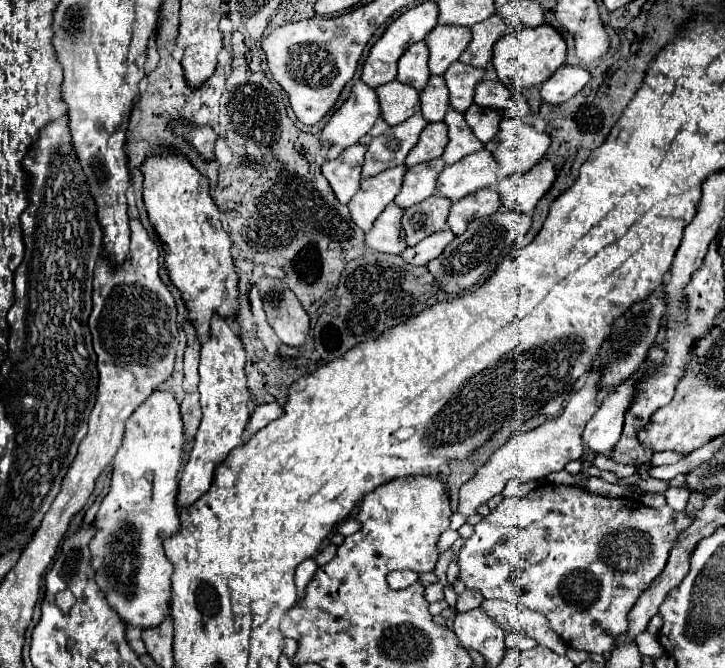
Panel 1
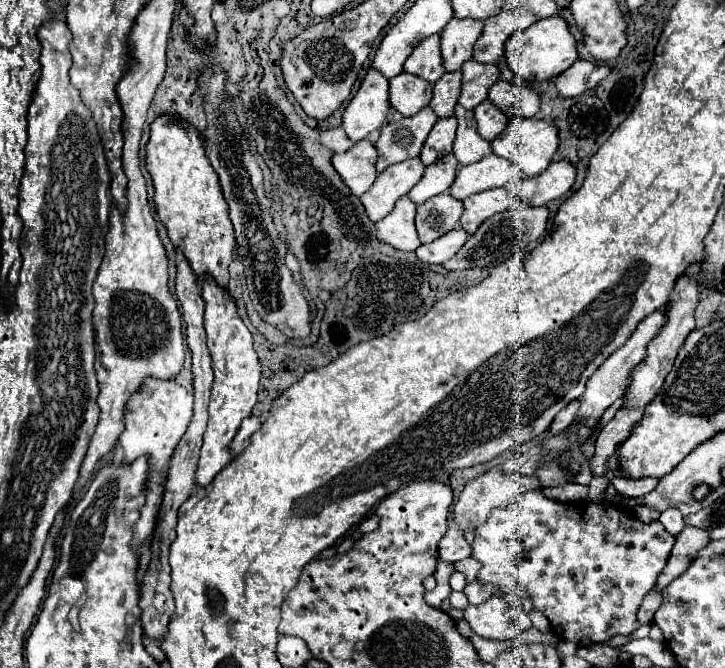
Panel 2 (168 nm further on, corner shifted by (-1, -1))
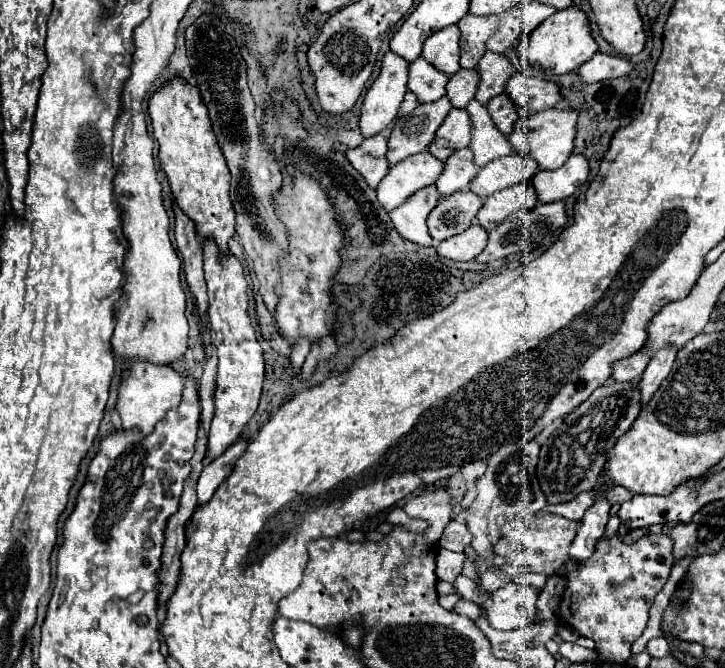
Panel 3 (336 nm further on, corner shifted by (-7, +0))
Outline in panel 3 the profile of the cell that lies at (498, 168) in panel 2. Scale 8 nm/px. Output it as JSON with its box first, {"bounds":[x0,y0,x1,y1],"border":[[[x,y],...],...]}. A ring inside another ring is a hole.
{"bounds":[470,153,538,199],"border":[[[512,153],[484,165],[470,183],[470,191],[486,199],[496,191],[530,181],[536,175],[536,171],[538,163],[532,159],[532,155]]]}

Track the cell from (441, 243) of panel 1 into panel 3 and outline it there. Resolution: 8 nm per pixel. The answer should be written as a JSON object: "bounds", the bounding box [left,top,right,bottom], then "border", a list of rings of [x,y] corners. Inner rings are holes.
{"bounds":[436,225,488,261],"border":[[[472,225],[468,231],[464,231],[464,235],[454,235],[452,239],[438,243],[436,251],[452,261],[472,261],[476,255],[480,255],[480,251],[484,251],[486,243],[488,231],[482,225]]]}

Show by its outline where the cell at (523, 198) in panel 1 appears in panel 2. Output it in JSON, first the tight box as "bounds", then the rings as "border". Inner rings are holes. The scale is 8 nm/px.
{"bounds":[518,158,576,206],"border":[[[554,158],[542,174],[520,180],[518,198],[530,206],[546,206],[550,200],[566,194],[572,188],[574,180],[576,172],[570,162],[564,158]]]}

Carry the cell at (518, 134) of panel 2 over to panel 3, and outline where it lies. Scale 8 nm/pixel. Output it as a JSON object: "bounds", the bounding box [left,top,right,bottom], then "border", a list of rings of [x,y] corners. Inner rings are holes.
{"bounds":[509,109,576,169],"border":[[[544,109],[530,113],[528,117],[520,117],[514,124],[514,129],[509,136],[512,141],[514,152],[523,153],[523,143],[529,147],[529,154],[538,161],[542,169],[558,169],[566,163],[574,149],[574,139],[576,139],[576,111],[560,111],[560,109]]]}

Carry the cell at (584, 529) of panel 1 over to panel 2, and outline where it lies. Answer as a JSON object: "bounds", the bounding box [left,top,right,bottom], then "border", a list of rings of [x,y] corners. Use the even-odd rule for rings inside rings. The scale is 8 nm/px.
{"bounds":[470,490,674,646],"border":[[[534,490],[504,508],[494,508],[488,520],[476,526],[470,546],[472,558],[482,562],[478,582],[492,584],[502,594],[528,594],[534,610],[540,610],[550,620],[552,632],[558,638],[576,642],[578,646],[592,646],[604,644],[616,634],[630,636],[640,626],[636,612],[644,596],[652,590],[654,576],[666,566],[666,556],[670,556],[674,540],[660,520],[644,524],[614,504],[566,504],[544,496],[542,490]]]}

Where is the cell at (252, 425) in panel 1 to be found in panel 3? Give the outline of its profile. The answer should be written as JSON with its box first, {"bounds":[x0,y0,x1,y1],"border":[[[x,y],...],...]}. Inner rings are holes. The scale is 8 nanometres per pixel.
{"bounds":[198,441,246,507],"border":[[[236,441],[232,447],[228,447],[218,459],[214,459],[208,467],[204,467],[200,479],[198,479],[198,507],[200,503],[208,503],[214,495],[214,491],[220,487],[220,483],[230,475],[234,463],[238,457],[246,451],[246,441]]]}

